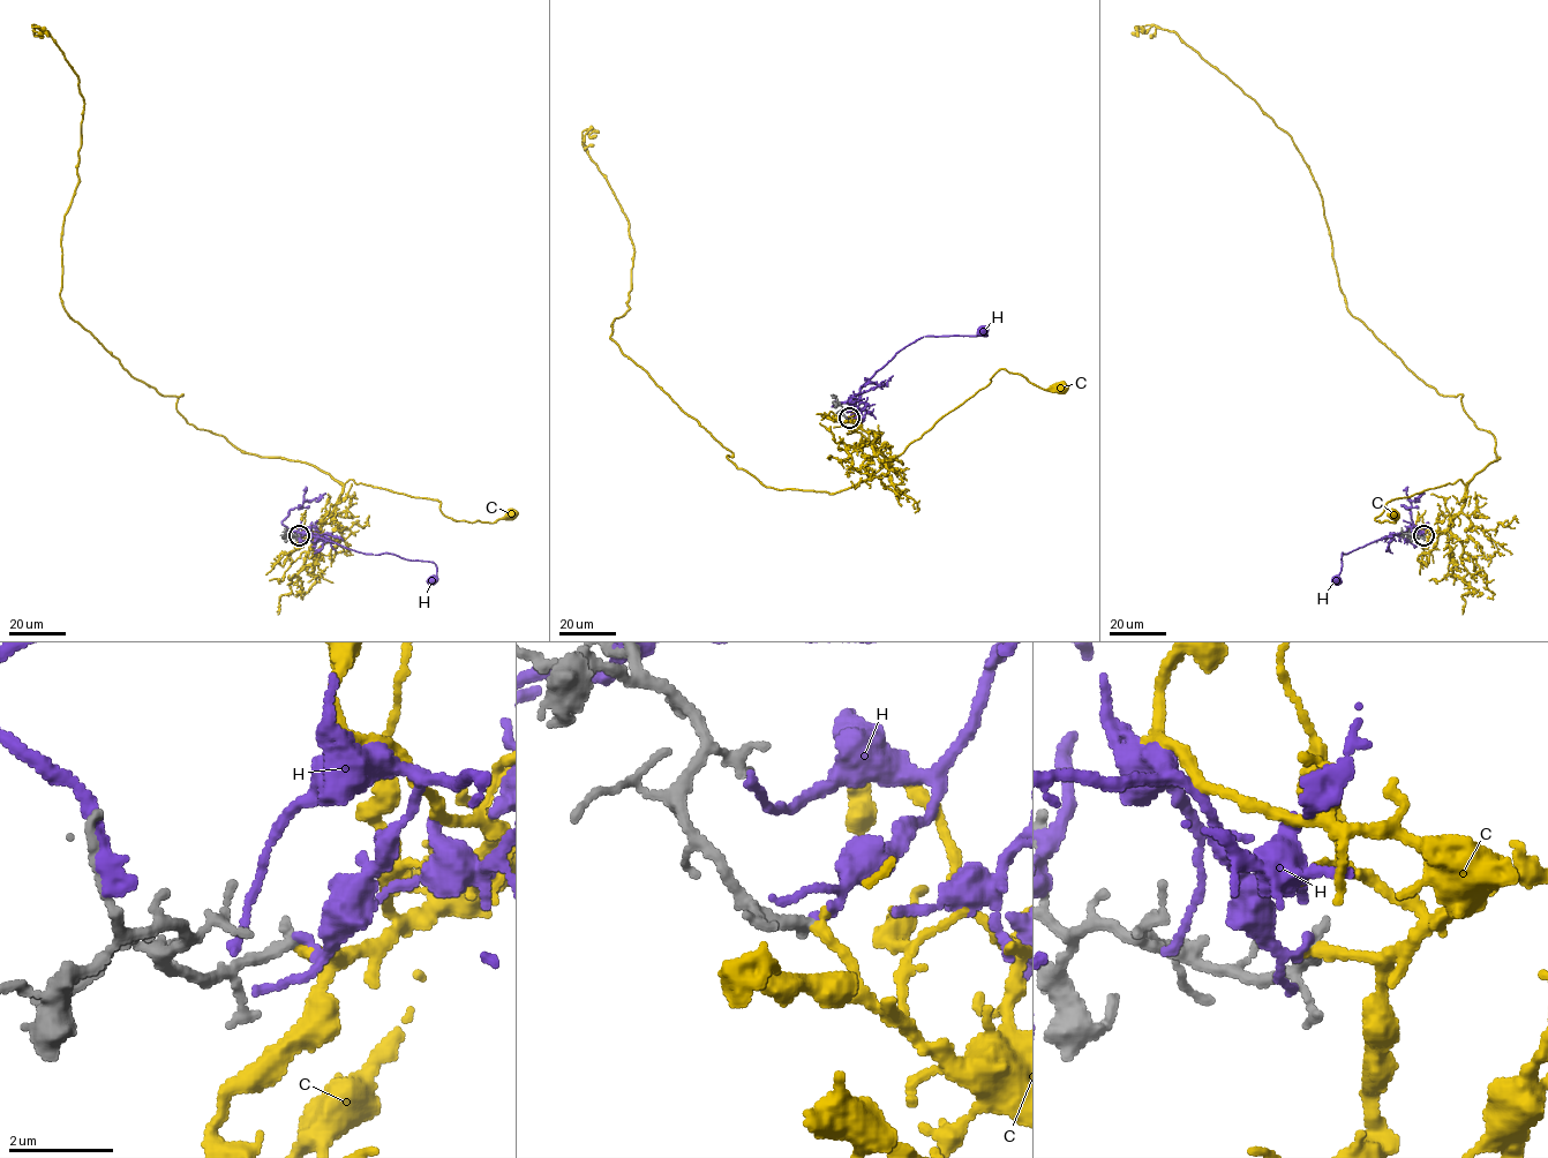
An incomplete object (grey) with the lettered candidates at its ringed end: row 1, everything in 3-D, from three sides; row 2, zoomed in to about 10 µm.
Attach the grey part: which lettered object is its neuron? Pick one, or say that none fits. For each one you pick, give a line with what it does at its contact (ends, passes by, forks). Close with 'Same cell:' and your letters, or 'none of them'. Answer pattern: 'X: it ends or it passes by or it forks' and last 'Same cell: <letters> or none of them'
C: it ends
Same cell: C

